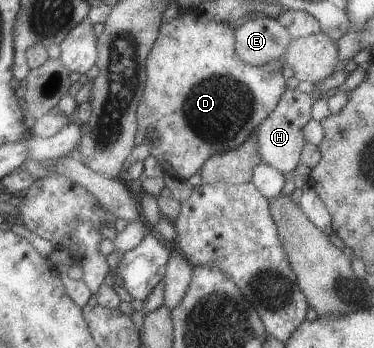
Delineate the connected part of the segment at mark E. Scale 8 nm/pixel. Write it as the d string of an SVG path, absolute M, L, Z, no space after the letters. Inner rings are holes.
M271 17L243 20L234 31L234 50L243 63L260 66L281 59L292 37Z

